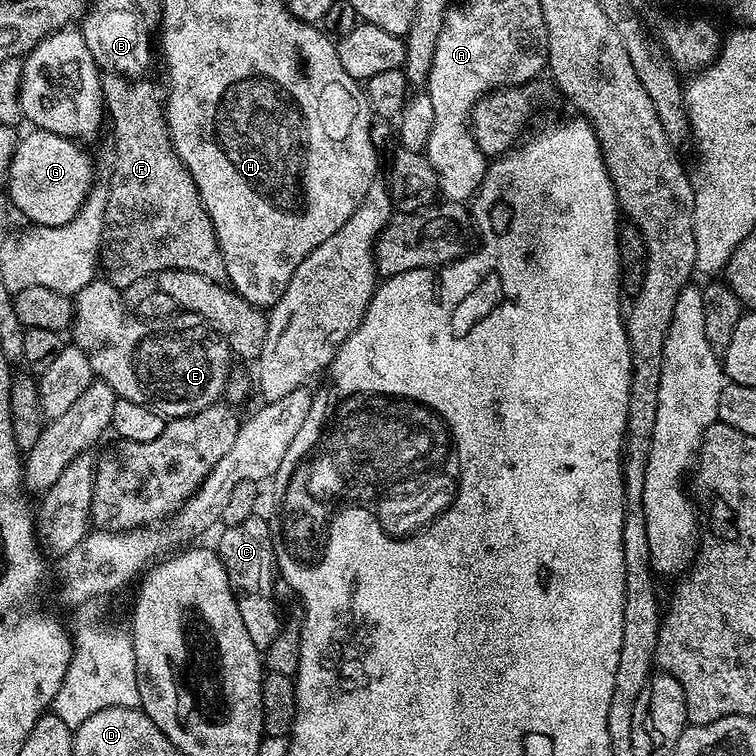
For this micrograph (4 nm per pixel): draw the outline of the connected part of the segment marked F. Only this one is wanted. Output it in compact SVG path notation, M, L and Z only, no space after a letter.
M104 74L100 77L100 85L102 86L102 94L104 95L104 106L106 109L106 120L112 124L112 148L116 151L116 161L112 164L112 177L106 183L106 214L104 215L104 225L102 226L102 238L100 239L100 255L98 257L99 267L102 269L103 275L111 282L115 288L124 289L132 282L142 278L143 276L151 276L160 268L181 268L182 270L194 270L194 274L202 274L202 278L210 278L219 284L227 281L226 262L222 262L222 250L218 246L218 238L214 234L214 228L210 222L210 218L206 214L206 210L200 201L198 194L198 186L194 182L194 178L186 170L186 166L178 158L178 154L174 150L174 146L168 137L168 123L164 117L164 105L162 103L162 92L155 88L148 81L148 78L129 78L127 76L118 76L115 74Z

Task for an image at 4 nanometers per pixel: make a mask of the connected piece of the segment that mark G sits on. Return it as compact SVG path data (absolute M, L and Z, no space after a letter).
M32 130L28 137L21 139L16 145L16 153L12 155L8 179L6 181L7 199L11 207L16 208L25 216L29 225L35 226L62 226L70 222L78 214L78 210L84 205L84 199L88 197L88 191L94 186L92 180L92 160L88 157L87 147L81 146L77 141L67 140L65 136L59 136L53 132Z

